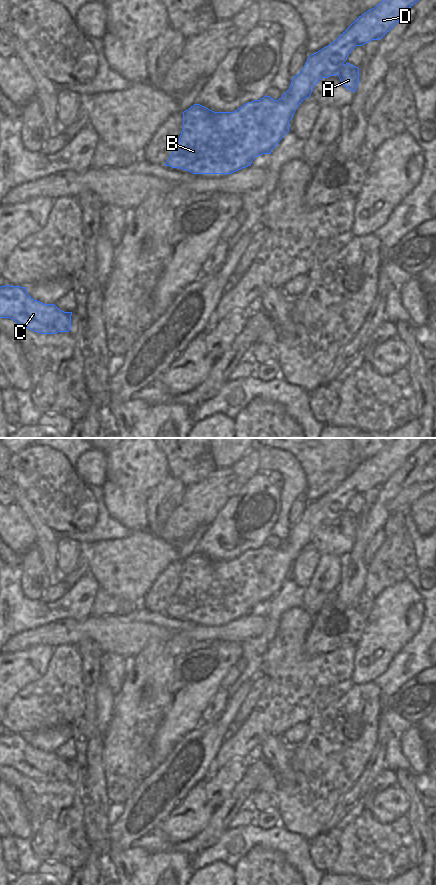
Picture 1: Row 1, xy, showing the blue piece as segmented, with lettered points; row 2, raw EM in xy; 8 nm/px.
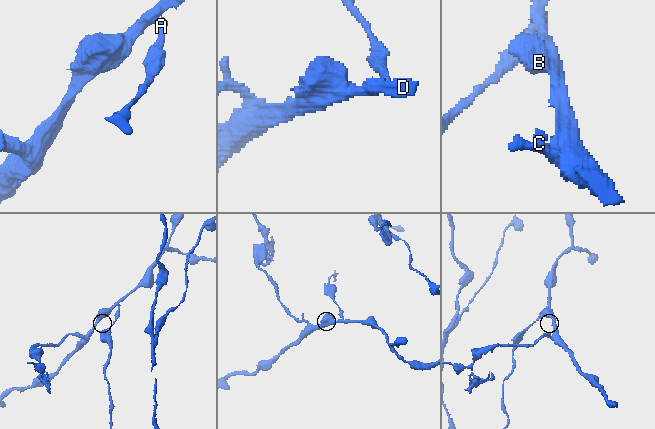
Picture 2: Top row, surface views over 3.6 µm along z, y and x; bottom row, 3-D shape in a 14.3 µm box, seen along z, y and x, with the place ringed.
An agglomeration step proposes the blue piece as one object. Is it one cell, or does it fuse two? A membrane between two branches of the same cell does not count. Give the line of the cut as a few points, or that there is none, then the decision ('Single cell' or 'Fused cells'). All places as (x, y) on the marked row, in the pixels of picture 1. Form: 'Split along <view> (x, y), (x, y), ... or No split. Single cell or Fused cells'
Split along xy (343, 64), (336, 74). Fused cells

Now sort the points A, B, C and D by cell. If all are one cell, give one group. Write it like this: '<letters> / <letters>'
A / B C D

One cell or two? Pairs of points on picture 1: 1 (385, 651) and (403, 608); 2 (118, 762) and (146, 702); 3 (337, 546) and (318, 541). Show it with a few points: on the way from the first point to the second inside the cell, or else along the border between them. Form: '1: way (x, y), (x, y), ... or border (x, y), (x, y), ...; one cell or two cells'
1: way (385, 640), (385, 634), (394, 619); one cell
2: way (128, 747), (129, 737), (137, 717); one cell
3: way (332, 541), (323, 541); one cell

